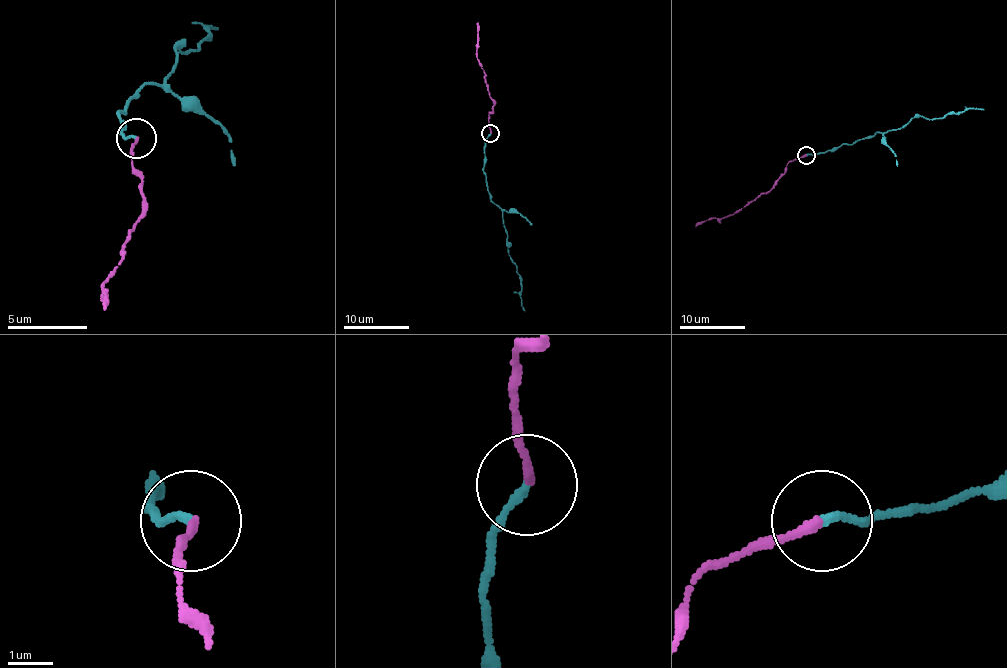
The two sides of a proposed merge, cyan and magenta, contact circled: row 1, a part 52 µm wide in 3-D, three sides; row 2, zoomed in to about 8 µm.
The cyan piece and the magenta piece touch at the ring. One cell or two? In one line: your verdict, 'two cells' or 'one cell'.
one cell

